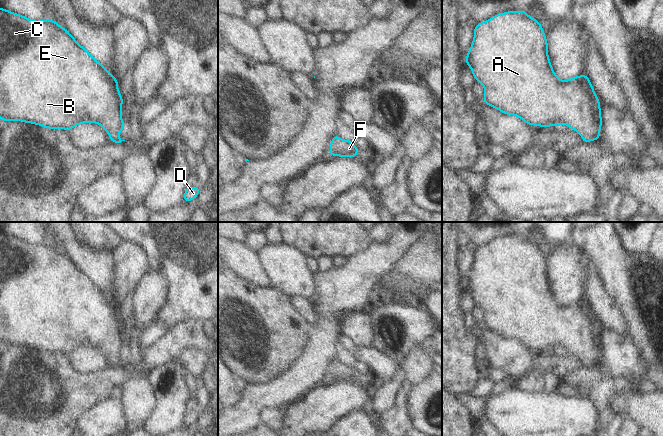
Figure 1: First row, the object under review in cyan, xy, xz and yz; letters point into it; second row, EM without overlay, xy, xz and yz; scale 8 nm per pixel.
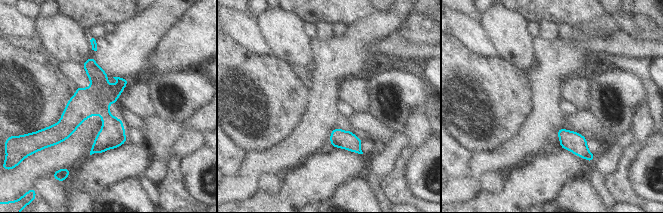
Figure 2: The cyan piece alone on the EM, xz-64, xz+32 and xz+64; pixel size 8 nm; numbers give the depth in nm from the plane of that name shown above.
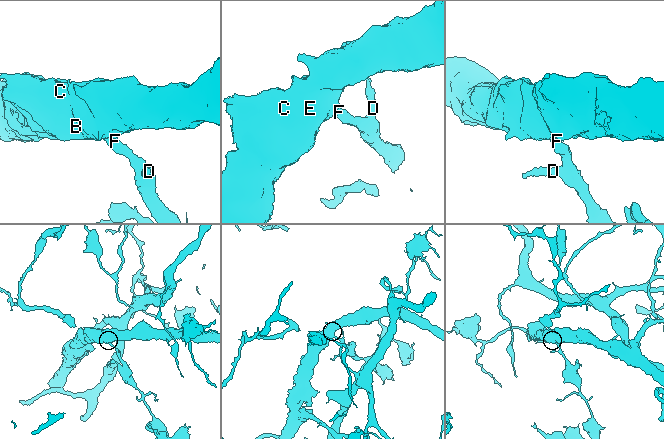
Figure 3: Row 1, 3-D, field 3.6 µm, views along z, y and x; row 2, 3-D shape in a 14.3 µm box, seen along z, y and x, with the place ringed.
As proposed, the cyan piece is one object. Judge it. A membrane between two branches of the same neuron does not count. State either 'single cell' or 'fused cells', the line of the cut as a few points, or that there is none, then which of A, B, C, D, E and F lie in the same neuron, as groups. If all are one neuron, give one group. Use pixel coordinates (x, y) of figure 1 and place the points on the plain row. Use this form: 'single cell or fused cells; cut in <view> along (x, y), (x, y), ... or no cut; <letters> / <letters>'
single cell; no cut; A B C D E F

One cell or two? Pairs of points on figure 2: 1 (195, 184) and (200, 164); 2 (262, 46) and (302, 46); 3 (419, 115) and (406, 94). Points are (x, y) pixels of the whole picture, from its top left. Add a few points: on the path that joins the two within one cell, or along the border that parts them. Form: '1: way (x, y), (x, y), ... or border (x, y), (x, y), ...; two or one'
1: way (197, 179), (199, 169); one
2: border (260, 25), (260, 29), (273, 54); two
3: border (423, 106), (413, 113), (403, 130); two

